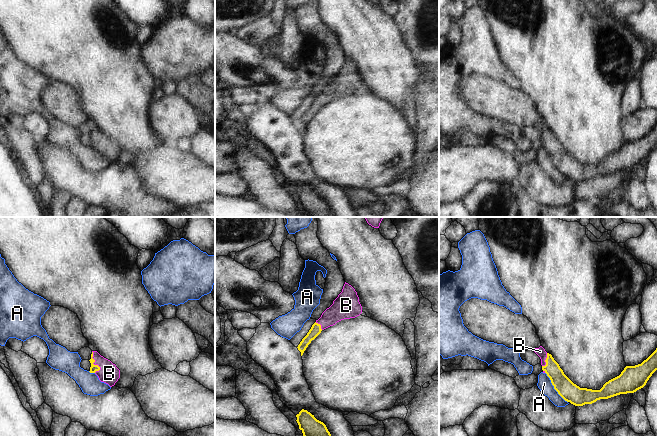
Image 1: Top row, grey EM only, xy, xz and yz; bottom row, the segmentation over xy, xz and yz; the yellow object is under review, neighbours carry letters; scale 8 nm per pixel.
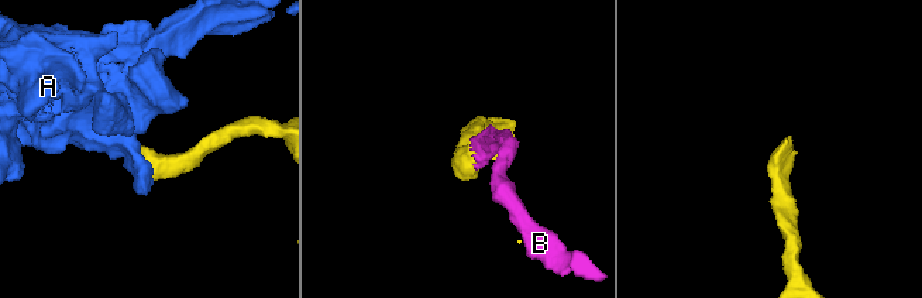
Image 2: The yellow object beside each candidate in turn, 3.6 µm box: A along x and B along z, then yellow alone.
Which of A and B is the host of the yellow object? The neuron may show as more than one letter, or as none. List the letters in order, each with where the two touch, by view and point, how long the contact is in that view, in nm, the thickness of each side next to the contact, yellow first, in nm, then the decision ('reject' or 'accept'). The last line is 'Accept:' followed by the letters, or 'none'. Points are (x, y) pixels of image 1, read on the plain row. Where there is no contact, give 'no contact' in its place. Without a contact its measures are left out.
A: meets yellow in yz at (554, 163); contact 300 nm long; 160 nm thick on the yellow side, 110 nm on the other; reject
B: meets yellow in xy at (93, 138); contact 180 nm long; 60 nm thick on the yellow side, 160 nm on the other; accept
Accept: B

